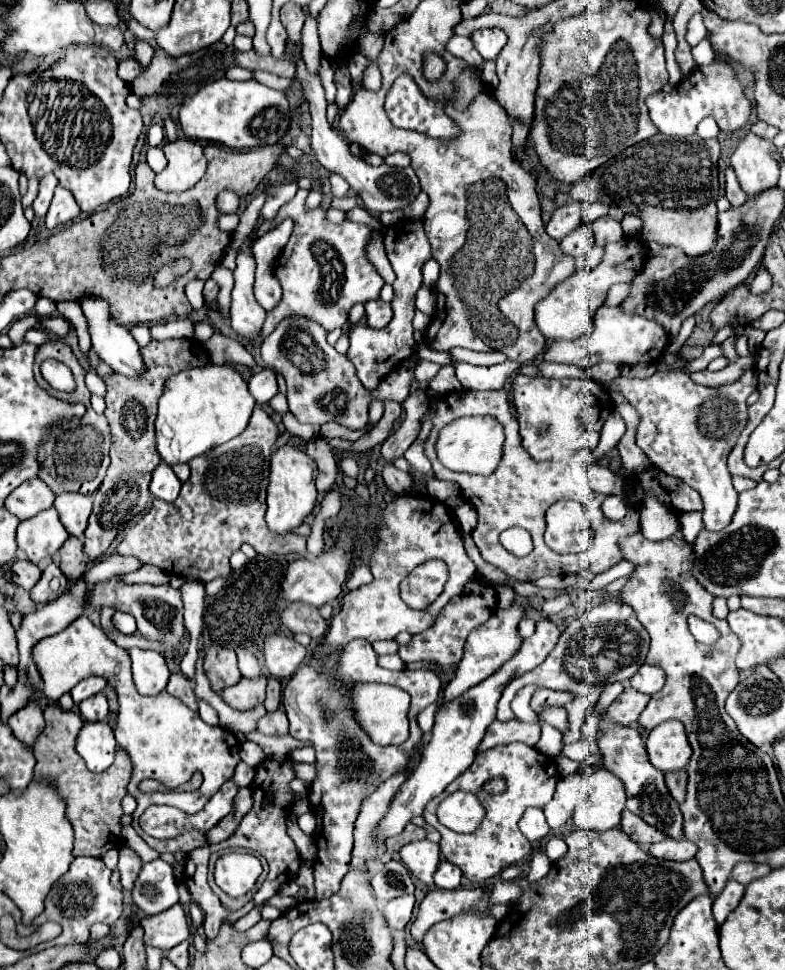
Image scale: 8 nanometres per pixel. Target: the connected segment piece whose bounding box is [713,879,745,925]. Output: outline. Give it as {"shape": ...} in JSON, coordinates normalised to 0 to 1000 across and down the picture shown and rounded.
{"shape":[[[934,906],[926,908],[924,916],[921,916],[921,919],[911,925],[911,929],[908,929],[908,943],[911,943],[911,947],[913,947],[916,954],[918,954],[918,952],[926,947],[926,943],[941,933],[946,921],[949,921],[949,914],[946,914],[944,910],[939,910],[939,908],[934,908]]]}

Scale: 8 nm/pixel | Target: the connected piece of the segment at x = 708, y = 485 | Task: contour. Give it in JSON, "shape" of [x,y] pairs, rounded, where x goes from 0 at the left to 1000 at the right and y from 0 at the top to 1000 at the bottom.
{"shape":[[[868,382],[834,385],[824,391],[786,389],[773,393],[771,399],[773,403],[791,405],[817,428],[811,438],[811,461],[827,471],[827,475],[845,488],[865,492],[893,508],[898,519],[898,545],[924,545],[939,525],[939,506],[934,504],[926,486],[926,469],[952,438],[949,413],[964,401],[962,382],[946,385],[944,391],[939,391],[939,401],[924,401],[924,407],[913,407],[911,401],[883,395],[878,387]]]}

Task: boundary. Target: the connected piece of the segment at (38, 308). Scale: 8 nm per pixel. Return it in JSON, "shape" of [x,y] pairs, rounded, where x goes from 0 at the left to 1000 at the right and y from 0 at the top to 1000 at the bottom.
{"shape":[[[56,306],[48,307],[47,314],[45,314],[45,325],[48,329],[54,329],[55,327],[64,327],[70,320],[70,311]]]}

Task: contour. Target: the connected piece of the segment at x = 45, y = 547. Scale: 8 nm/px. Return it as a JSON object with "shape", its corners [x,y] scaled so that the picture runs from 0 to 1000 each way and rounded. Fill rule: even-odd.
{"shape":[[[68,523],[27,537],[22,543],[22,562],[45,582],[65,576],[85,554],[88,549],[78,541],[75,531]]]}

